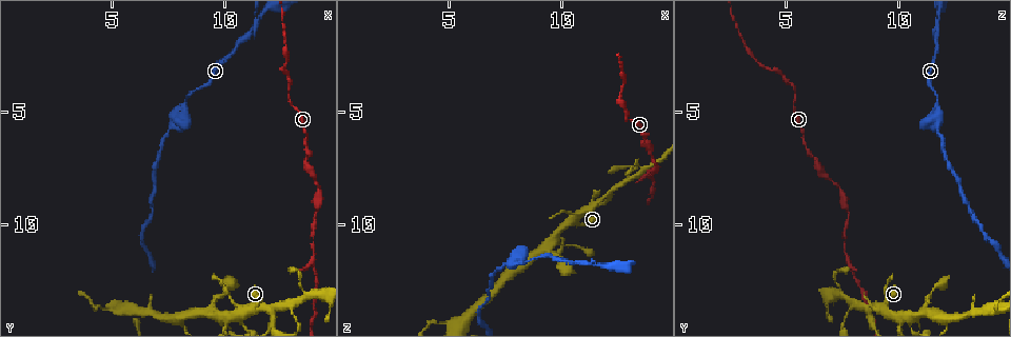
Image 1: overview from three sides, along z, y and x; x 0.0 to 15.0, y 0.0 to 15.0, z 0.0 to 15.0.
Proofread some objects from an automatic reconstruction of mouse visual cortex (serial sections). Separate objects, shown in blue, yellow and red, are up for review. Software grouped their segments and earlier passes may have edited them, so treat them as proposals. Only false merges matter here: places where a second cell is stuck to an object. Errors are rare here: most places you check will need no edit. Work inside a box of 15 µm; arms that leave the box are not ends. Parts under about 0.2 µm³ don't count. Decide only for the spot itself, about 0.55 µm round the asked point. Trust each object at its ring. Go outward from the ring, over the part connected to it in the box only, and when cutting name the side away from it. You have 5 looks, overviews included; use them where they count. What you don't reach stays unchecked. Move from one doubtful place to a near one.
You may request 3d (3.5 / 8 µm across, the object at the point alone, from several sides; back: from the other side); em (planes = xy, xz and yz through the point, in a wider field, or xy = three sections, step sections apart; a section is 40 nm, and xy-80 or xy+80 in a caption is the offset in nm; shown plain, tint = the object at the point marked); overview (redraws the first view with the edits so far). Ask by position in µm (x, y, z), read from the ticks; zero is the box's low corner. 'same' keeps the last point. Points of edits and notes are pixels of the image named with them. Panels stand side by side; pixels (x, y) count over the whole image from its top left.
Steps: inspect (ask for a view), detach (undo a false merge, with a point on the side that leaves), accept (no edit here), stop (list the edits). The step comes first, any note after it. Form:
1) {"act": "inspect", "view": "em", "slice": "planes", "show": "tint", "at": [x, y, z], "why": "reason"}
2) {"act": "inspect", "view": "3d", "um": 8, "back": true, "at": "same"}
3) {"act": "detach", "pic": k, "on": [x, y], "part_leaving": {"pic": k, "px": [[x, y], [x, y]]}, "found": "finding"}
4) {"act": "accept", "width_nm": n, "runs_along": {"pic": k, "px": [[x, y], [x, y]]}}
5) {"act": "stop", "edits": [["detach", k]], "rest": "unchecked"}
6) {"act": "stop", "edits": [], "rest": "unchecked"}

{"act": "inspect", "view": "3d", "um": 3.5, "at": [11.7, 13.7, 8.8], "why": "abrupt turn"}

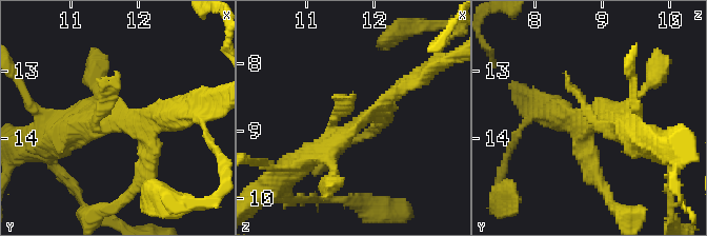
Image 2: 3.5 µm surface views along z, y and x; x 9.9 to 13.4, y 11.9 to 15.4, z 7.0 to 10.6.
{"act": "inspect", "view": "em", "slice": "xy", "step": 5, "show": "tint", "at": [11.80, 13.70, 8.85], "arms": 3, "arm_widths_nm": [150, 200, 250]}

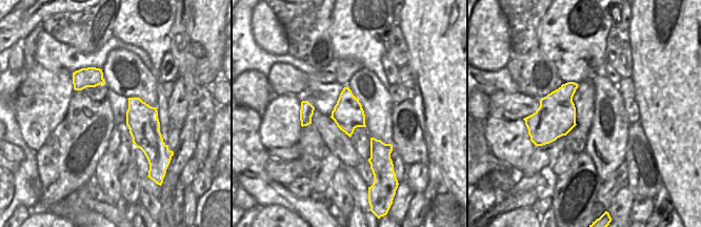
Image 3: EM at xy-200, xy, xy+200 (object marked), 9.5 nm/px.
{"act": "accept", "runs_along": {"pic": 2, "px": [[332, 168], [323, 152], [417, 78]]}, "found": "one cell here"}

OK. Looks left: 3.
{"act": "inspect", "view": "em", "slice": "xy", "step": 3, "show": "tint", "at": [8.4, 5.0, 11.5], "why": "sudden change in width"}

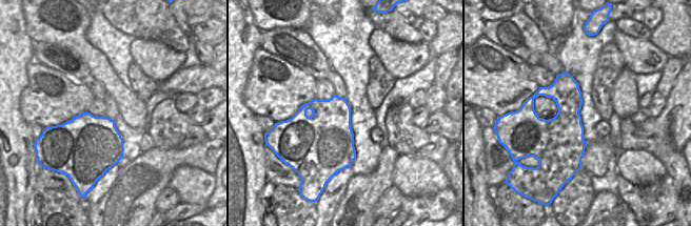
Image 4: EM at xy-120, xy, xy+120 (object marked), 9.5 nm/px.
{"act": "inspect", "view": "3d", "um": 3.5, "back": true, "at": "same", "why": "see where the arms go"}

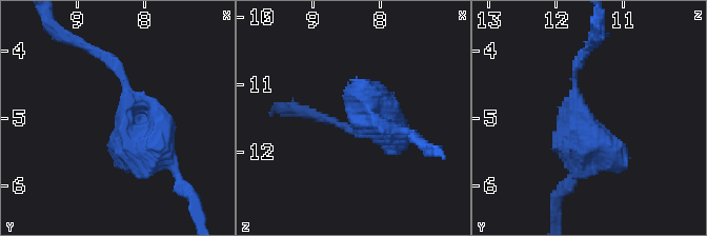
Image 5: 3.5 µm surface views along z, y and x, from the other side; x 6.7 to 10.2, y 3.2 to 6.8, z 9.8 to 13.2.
{"act": "accept", "runs_along": {"pic": 5, "px": [[342, 125], [400, 134]]}, "found": "continuous, no second cell"}

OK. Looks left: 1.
{"act": "stop", "edits": [], "rest": "unchecked"}

